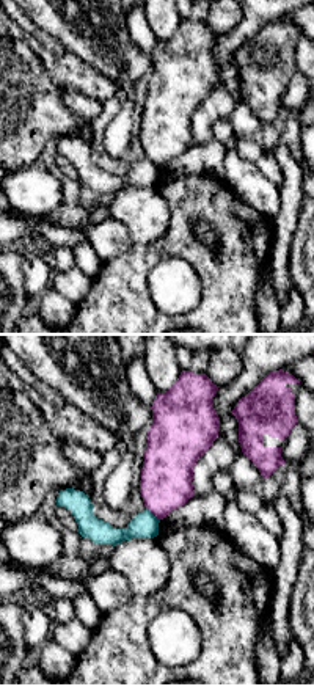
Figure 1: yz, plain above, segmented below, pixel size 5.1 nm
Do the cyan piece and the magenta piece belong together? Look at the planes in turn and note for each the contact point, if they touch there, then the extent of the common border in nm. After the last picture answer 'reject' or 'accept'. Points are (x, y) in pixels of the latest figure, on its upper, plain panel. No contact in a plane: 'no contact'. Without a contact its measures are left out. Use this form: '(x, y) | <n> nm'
(153, 164) | 100 nm

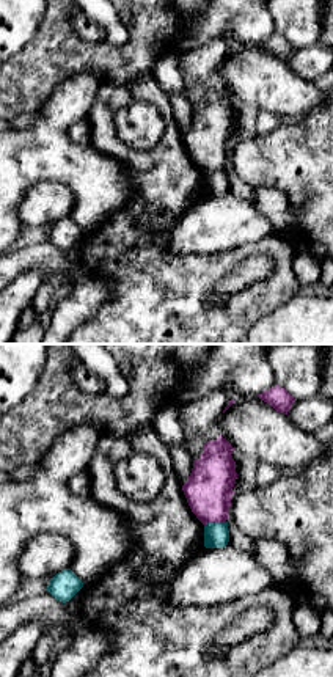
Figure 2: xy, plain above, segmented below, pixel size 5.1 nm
(215, 170) | 110 nm

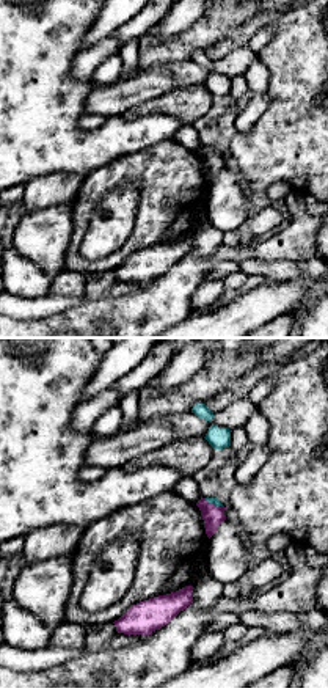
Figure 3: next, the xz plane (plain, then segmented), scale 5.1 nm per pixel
(212, 151) | 110 nm

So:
reject

